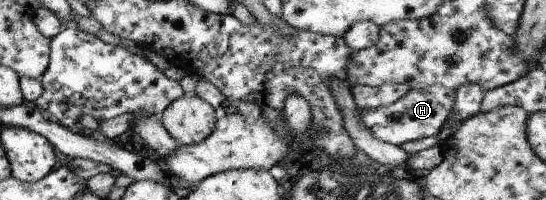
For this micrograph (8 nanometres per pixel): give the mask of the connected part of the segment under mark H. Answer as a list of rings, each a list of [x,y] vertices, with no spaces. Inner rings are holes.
[[[433,84],[421,89],[411,89],[405,97],[398,99],[395,103],[362,111],[360,116],[373,136],[394,146],[400,146],[413,140],[437,136],[452,113],[455,98],[456,91],[451,91],[451,89],[439,84]]]

